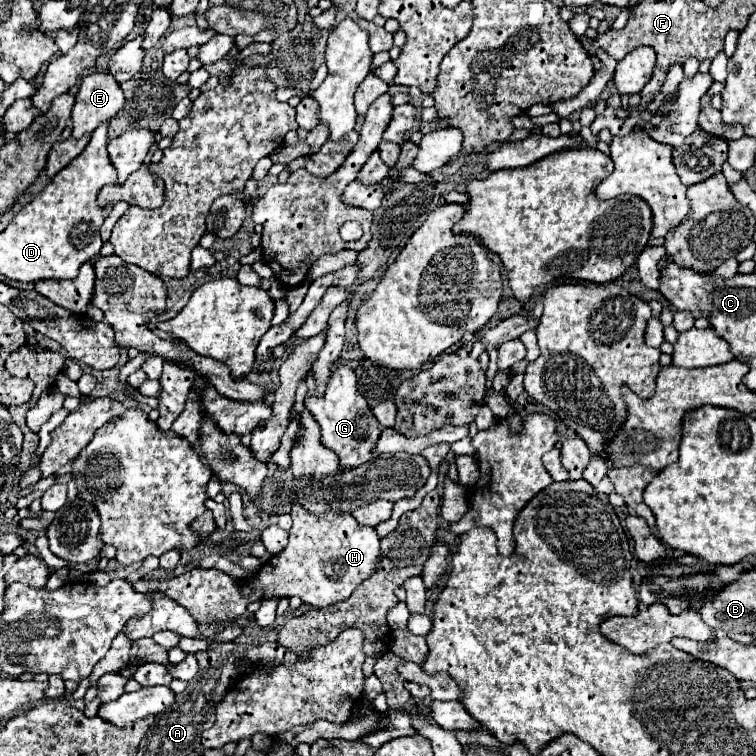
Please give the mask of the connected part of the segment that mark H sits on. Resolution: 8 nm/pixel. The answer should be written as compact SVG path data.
M292 504L290 514L294 524L288 546L280 554L272 556L266 568L260 568L260 572L250 580L234 582L234 578L228 578L220 570L194 568L170 580L140 580L134 584L134 590L140 594L162 592L164 596L184 606L194 620L218 624L222 620L242 616L250 602L266 598L298 596L314 608L328 608L336 602L348 600L354 588L358 588L358 584L368 580L378 570L380 540L374 528L364 528L352 514L332 516L332 512L326 512L322 516L314 516L300 504Z

